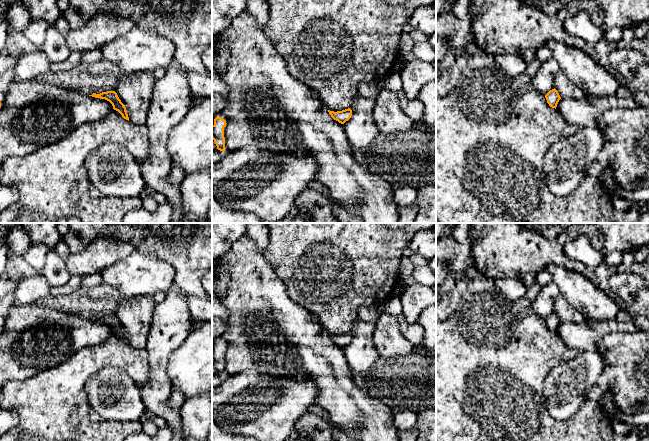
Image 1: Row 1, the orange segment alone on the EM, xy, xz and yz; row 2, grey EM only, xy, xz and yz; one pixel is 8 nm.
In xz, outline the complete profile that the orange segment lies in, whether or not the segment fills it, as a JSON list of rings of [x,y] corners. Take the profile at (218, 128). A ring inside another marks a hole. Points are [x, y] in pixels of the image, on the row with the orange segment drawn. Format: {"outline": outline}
{"outline": [[[219,112],[213,116],[214,122],[212,123],[212,139],[214,140],[217,149],[225,151],[225,137],[224,128],[227,124],[227,119],[223,112]]]}

